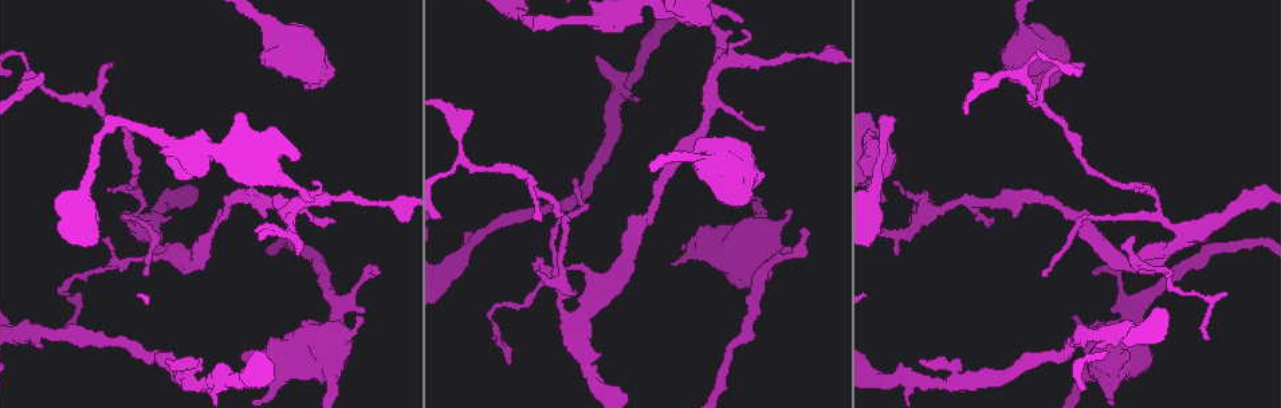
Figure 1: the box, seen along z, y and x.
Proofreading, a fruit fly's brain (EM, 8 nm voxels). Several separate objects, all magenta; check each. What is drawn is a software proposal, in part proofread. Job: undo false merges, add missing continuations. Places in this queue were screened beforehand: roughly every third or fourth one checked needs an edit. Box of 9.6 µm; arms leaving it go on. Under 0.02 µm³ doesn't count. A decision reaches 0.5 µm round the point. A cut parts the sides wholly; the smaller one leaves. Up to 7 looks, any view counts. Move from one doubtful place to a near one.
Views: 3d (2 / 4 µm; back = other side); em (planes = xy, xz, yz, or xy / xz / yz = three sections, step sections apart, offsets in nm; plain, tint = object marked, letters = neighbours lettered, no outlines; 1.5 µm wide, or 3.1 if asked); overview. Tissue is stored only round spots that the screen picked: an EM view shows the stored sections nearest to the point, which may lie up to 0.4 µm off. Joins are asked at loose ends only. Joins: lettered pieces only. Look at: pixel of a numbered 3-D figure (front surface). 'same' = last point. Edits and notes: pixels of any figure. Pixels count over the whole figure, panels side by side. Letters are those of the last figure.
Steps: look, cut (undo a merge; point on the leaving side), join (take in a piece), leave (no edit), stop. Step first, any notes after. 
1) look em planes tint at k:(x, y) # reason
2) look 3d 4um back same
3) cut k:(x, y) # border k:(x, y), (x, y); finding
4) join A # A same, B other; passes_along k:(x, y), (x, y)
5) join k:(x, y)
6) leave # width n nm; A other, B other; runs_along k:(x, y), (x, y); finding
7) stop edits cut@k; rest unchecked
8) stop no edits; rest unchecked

look 3d 2um at 1:(955, 385)

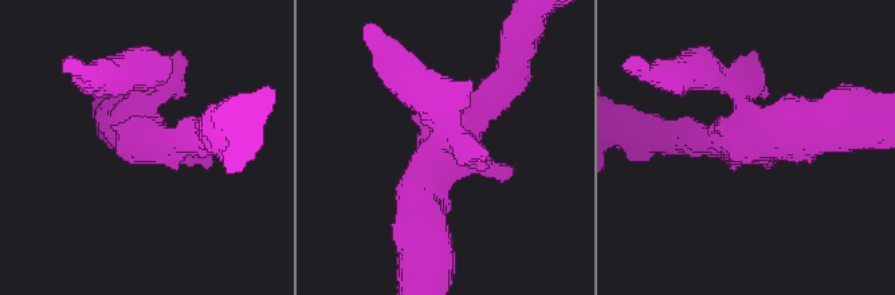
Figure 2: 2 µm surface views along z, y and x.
look em planes plain at 2:(736, 135)

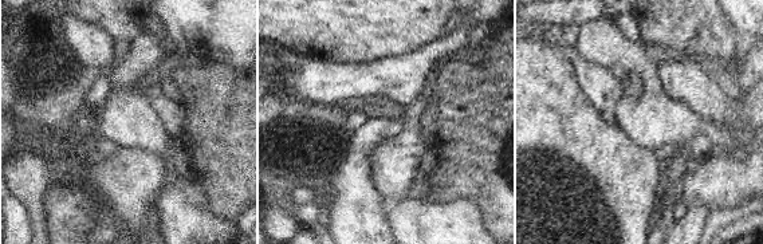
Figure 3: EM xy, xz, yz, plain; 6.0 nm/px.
look em planes letters same

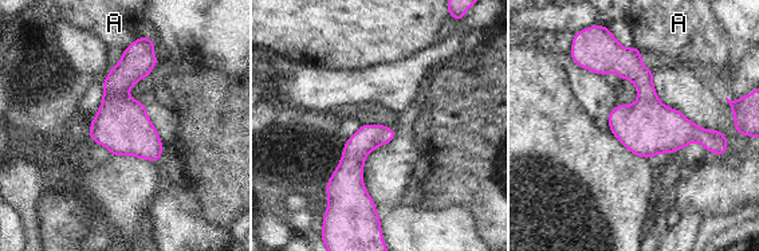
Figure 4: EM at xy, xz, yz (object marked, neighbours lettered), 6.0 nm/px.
leave # A other; runs_along 4:(585, 65), (622, 63), (679, 132), (716, 140); continuous, no second cell

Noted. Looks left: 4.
look 3d 4um back at 1:(779, 63) # thick turns thin

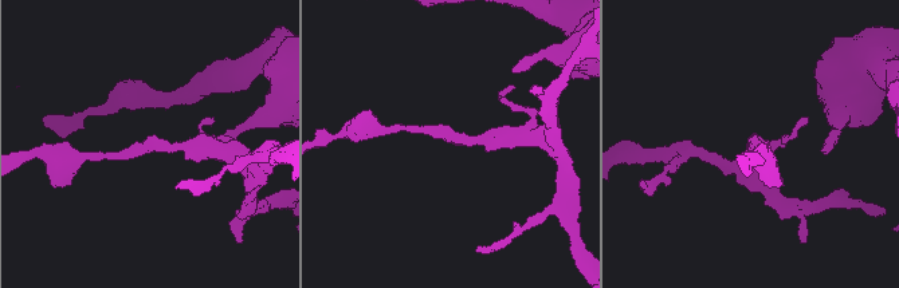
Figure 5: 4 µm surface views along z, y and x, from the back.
look em planes tint at 5:(456, 134) # now the EM

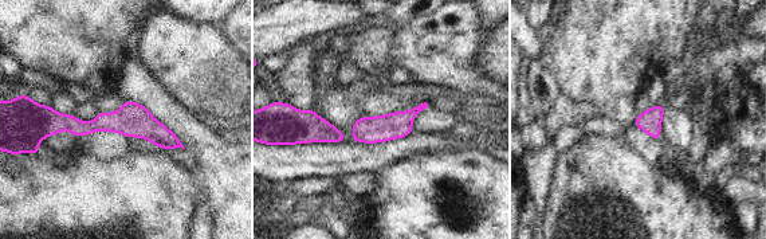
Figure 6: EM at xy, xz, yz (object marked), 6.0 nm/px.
look em planes letters same # see the neighbours

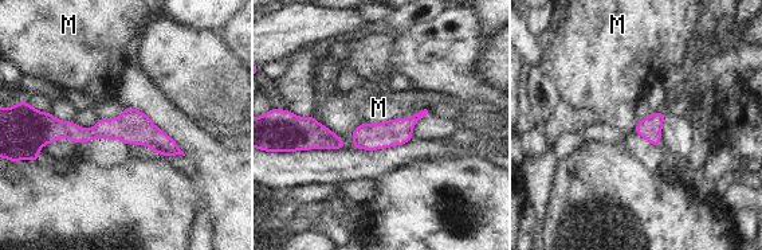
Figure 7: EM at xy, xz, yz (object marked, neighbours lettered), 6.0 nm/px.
leave # M other; border 7:(424, 106), (407, 117), (362, 122); all the same cell

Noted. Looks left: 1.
stop no edits; rest unchecked

